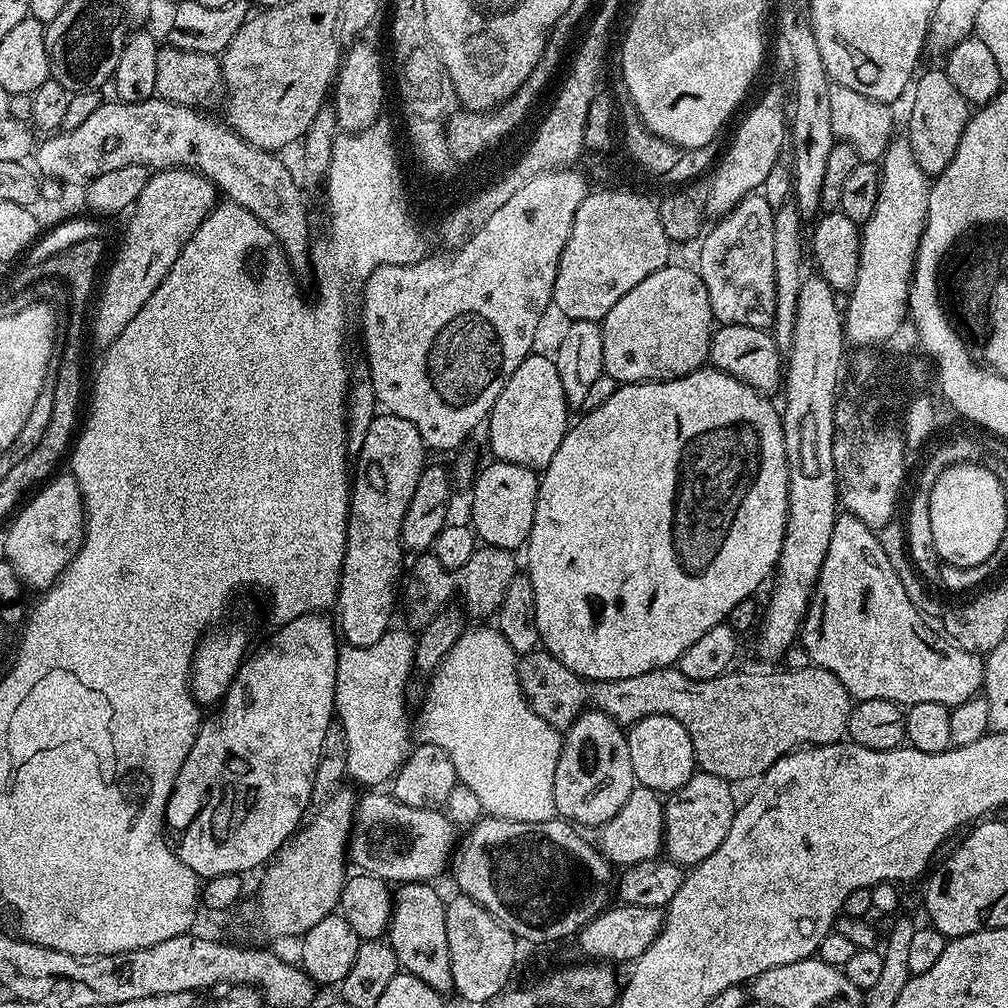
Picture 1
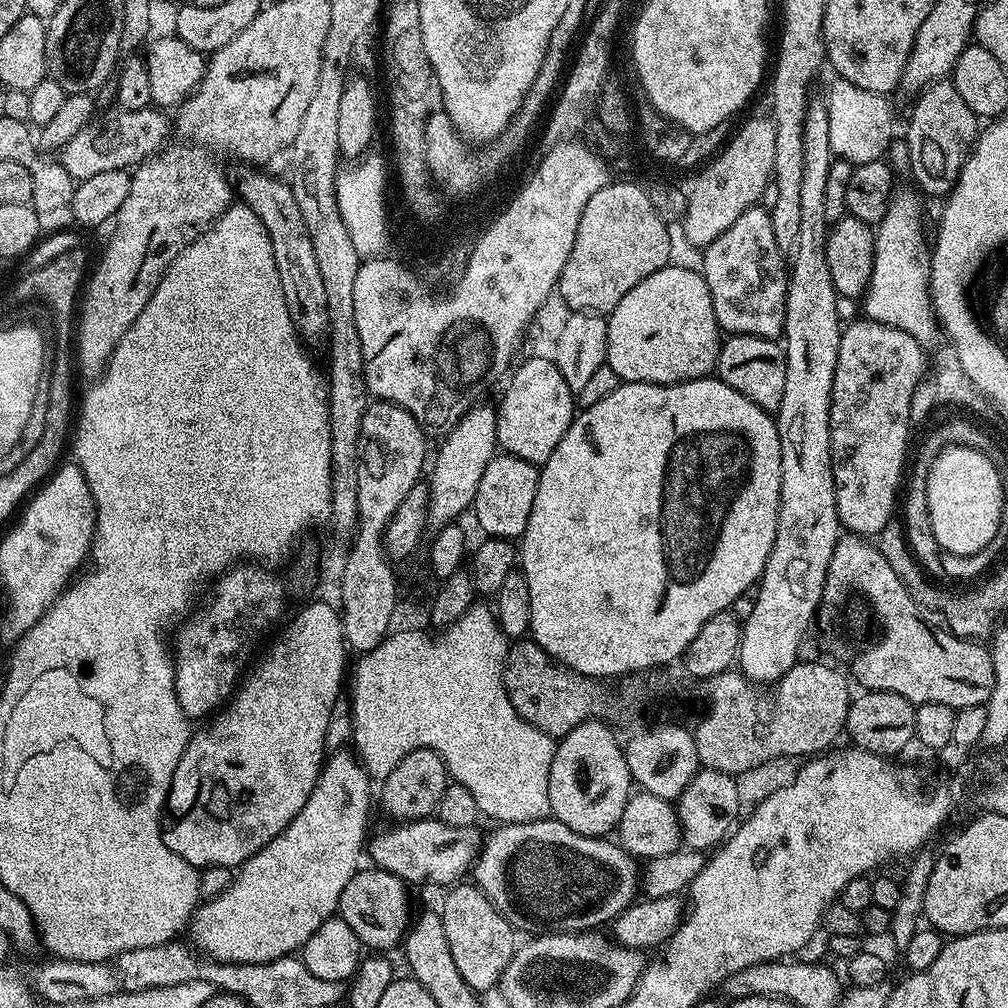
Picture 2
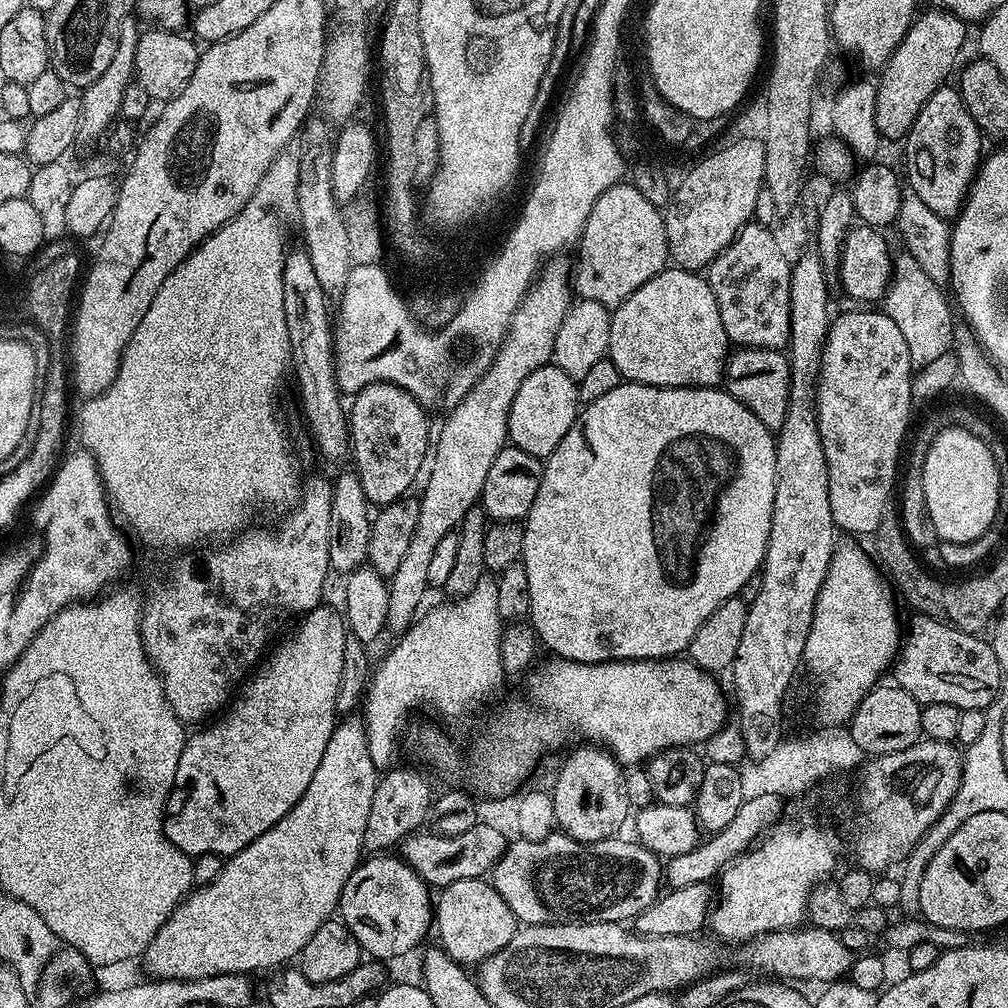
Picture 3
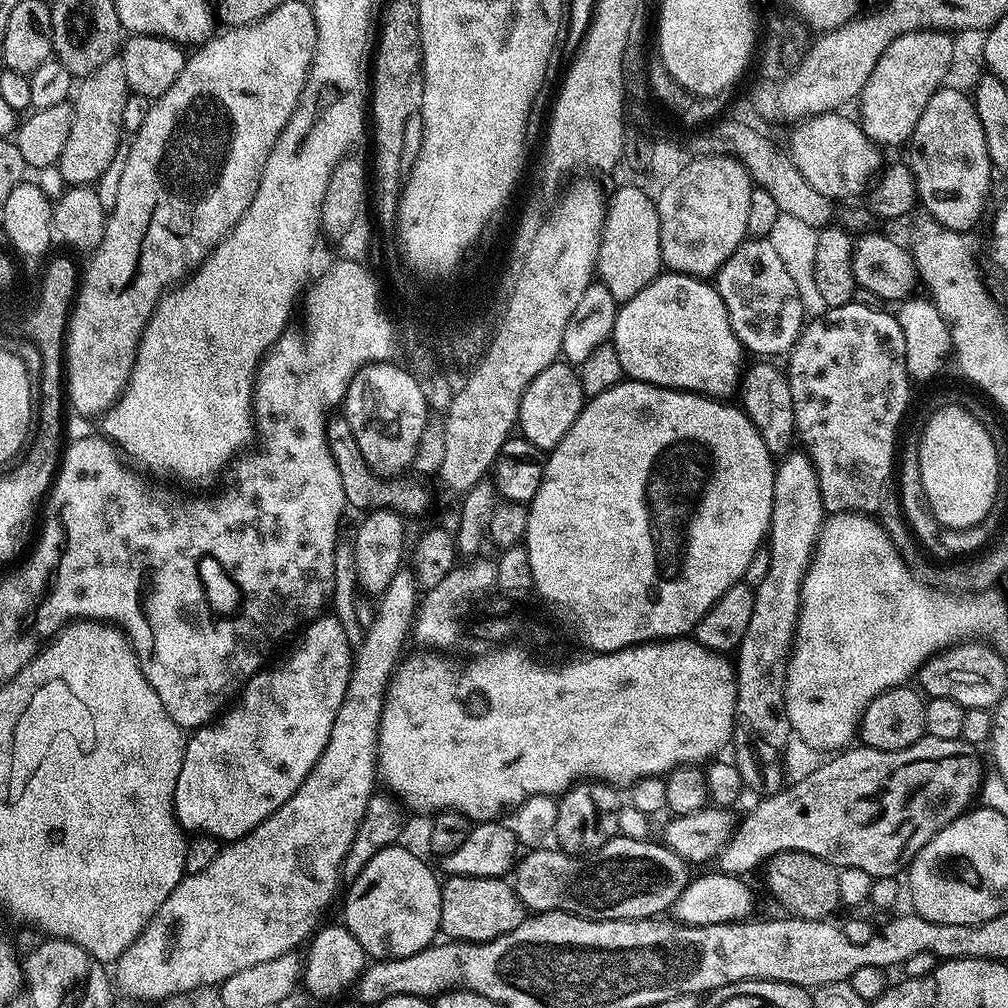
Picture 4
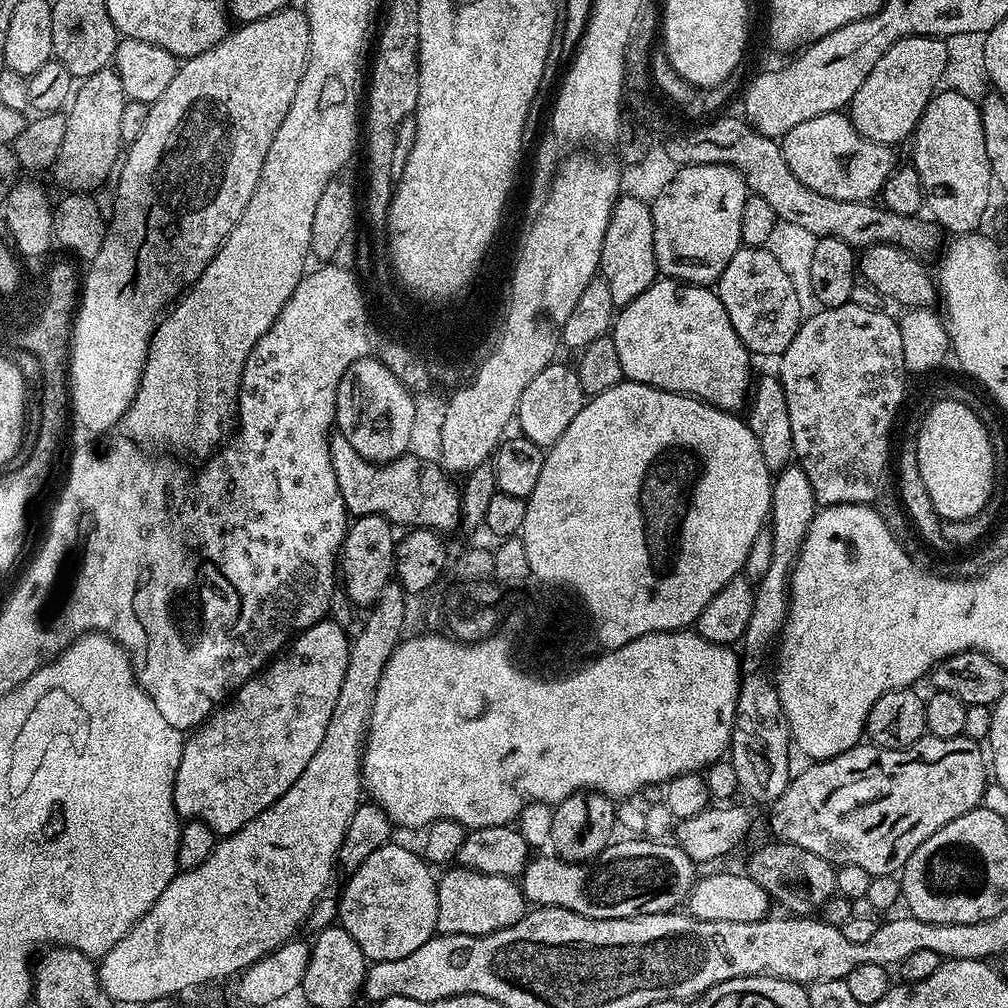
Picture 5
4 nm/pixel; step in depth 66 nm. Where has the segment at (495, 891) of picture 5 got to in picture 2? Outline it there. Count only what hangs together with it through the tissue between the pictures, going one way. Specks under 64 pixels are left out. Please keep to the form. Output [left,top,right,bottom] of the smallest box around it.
[438,883,518,994]

